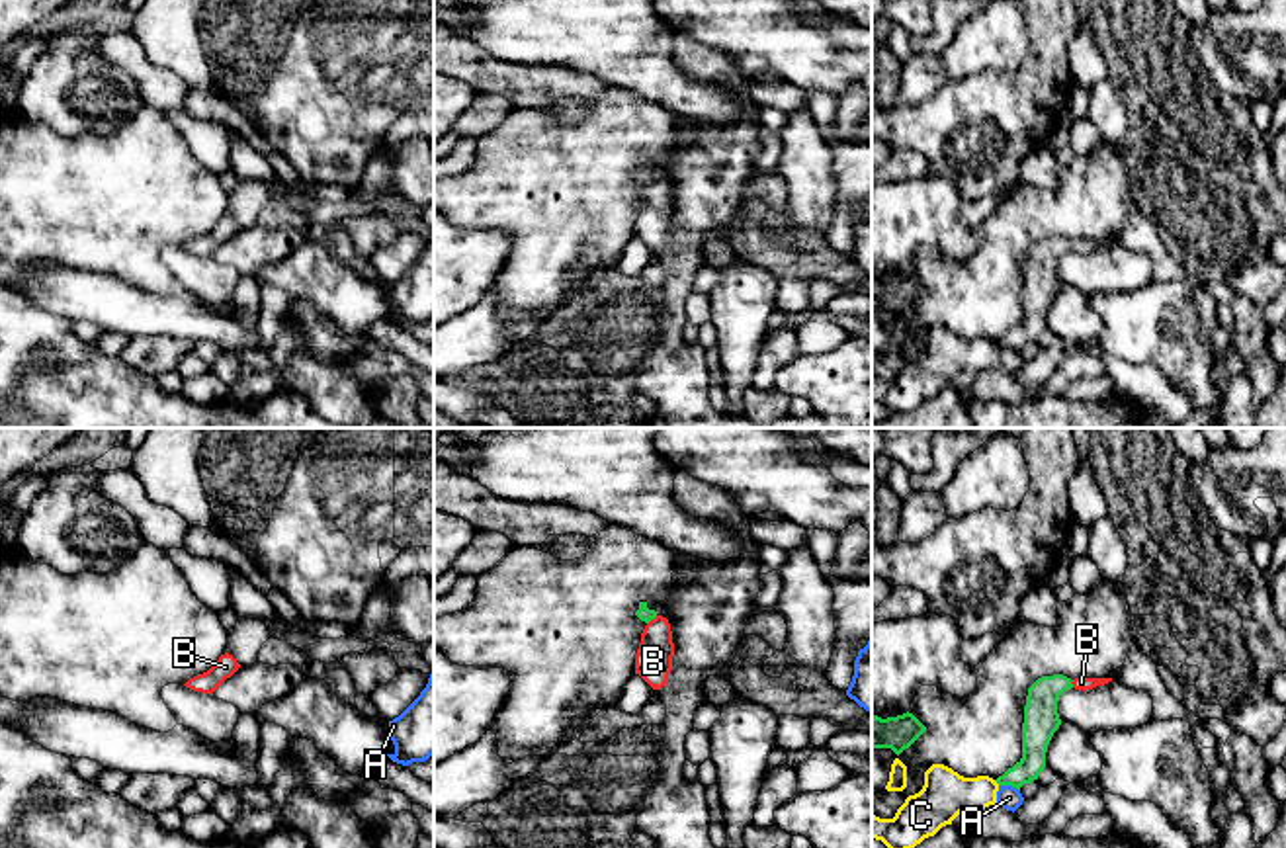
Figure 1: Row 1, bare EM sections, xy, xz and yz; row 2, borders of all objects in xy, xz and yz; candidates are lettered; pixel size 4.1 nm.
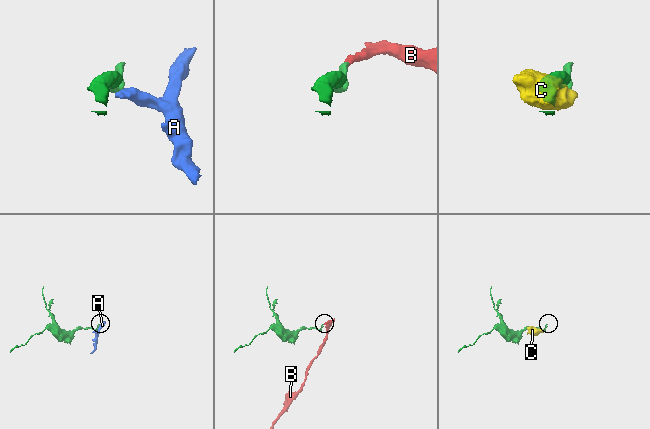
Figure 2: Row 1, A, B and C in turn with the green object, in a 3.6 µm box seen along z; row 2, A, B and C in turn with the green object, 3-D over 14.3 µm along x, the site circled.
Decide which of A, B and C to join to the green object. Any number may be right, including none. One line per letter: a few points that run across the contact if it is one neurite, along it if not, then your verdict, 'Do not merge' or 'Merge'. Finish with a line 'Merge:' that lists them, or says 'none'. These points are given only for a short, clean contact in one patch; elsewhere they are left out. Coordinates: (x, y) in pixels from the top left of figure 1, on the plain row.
A: Line: yz (999, 346), (1011, 346), (1019, 352). Do not merge
B: Line: xz (643, 174), (651, 180), (653, 223). Merge
C: Do not merge
Merge: B

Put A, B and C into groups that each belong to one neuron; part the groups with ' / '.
A C / B

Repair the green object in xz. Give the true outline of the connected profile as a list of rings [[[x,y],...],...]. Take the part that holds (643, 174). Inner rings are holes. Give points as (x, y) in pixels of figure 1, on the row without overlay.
[[[639,164],[635,178],[645,184],[641,205],[635,217],[635,236],[639,236],[653,252],[668,246],[672,233],[674,205],[666,180]]]

